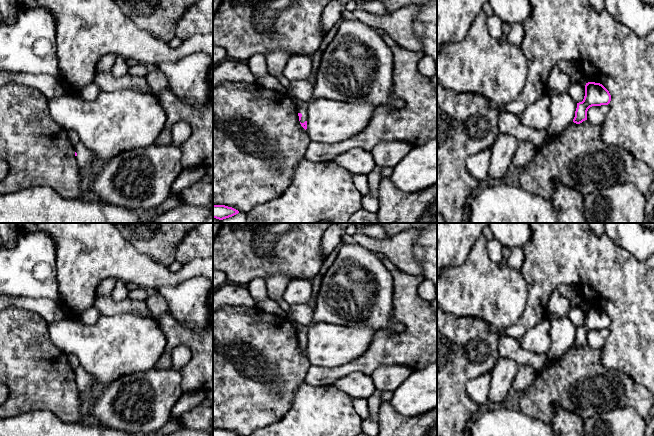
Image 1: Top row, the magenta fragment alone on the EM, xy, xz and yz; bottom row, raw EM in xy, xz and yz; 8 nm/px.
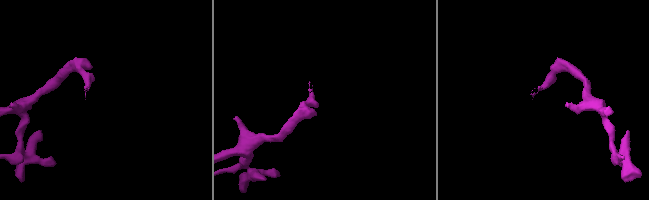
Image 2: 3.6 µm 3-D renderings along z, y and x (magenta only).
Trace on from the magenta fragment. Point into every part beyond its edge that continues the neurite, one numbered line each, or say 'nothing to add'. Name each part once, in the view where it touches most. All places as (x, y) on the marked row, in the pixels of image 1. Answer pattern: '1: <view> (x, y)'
1: xz (356, 66)

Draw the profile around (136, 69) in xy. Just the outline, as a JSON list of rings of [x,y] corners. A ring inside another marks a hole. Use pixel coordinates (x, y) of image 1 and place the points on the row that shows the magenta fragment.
[[[133,63],[133,64],[130,64],[127,73],[132,76],[145,77],[149,68],[150,67],[142,63]]]

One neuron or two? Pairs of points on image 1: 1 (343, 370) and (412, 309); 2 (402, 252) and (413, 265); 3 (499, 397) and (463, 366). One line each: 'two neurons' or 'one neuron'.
1: one neuron
2: one neuron
3: two neurons

